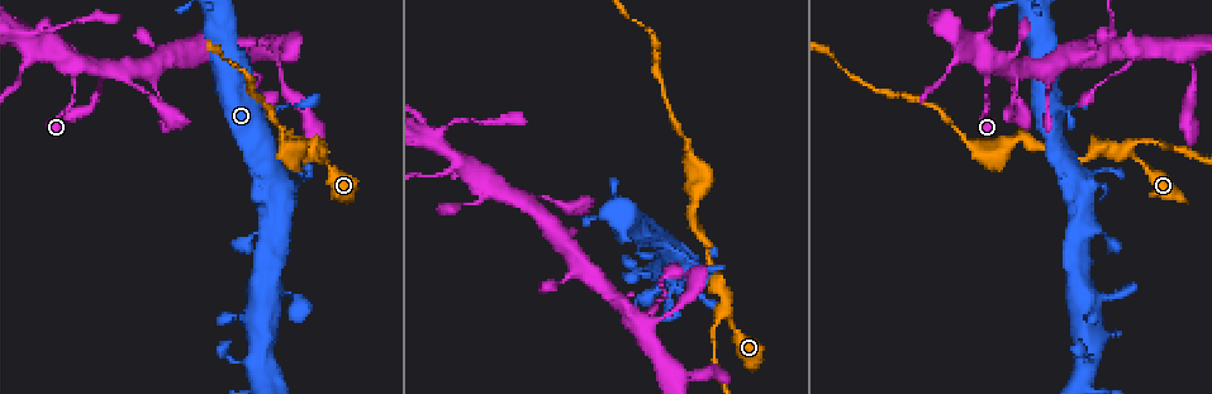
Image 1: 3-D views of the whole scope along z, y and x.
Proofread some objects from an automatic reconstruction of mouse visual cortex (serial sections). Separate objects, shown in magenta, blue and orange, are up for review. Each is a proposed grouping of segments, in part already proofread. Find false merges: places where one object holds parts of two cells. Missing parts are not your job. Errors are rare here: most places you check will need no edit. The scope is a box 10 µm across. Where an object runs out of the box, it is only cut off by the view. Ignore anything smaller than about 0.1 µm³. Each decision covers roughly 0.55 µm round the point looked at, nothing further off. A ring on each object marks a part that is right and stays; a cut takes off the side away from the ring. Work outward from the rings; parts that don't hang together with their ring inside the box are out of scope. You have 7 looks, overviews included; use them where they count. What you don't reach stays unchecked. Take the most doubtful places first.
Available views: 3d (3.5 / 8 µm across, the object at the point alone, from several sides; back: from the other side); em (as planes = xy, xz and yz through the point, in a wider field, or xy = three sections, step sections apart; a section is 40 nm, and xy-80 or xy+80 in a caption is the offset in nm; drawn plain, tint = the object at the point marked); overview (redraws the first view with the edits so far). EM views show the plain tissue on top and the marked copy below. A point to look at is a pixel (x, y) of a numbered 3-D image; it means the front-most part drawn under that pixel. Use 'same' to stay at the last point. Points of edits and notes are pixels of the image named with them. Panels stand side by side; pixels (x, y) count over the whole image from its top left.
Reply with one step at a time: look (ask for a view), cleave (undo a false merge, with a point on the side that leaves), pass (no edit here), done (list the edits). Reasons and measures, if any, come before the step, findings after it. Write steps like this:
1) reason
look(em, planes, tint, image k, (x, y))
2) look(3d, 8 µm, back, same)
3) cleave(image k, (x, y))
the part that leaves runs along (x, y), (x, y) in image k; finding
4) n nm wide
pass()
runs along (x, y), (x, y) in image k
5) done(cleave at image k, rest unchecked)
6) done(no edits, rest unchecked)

sharp bend
look(3d, 3.5 µm, image 1, (727, 310))

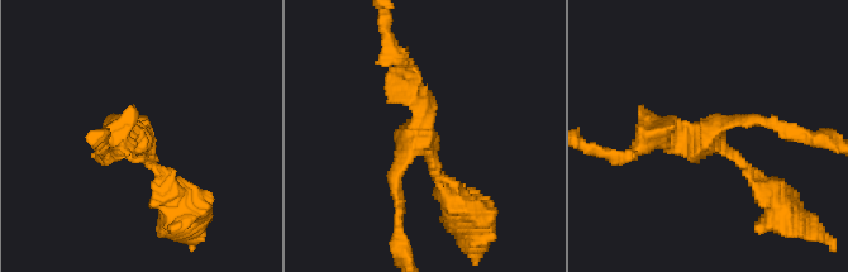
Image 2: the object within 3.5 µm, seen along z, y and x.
3 arms; arms of 150, 150, 300 nm; now the EM
look(em, xy, step 3, tint, image 2, (423, 142))

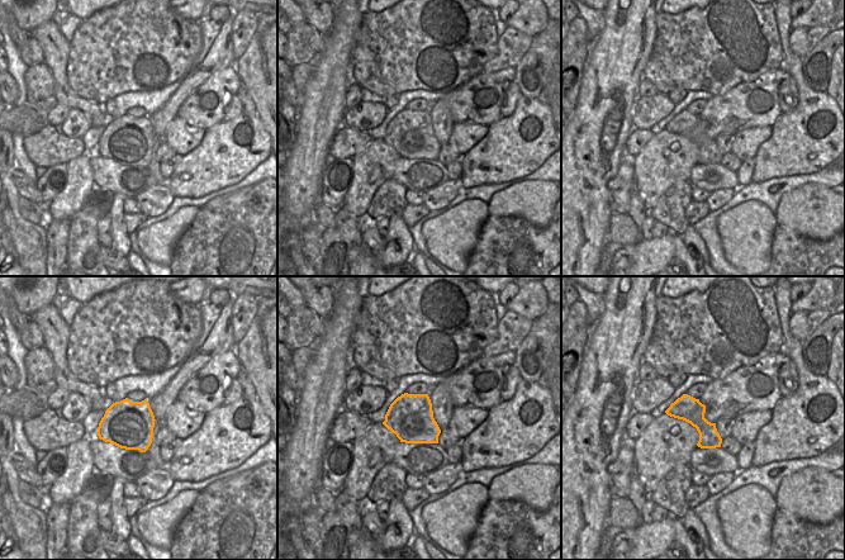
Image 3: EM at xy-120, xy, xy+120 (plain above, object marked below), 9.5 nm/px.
another direction
look(em, xy, step 1, tint, same)

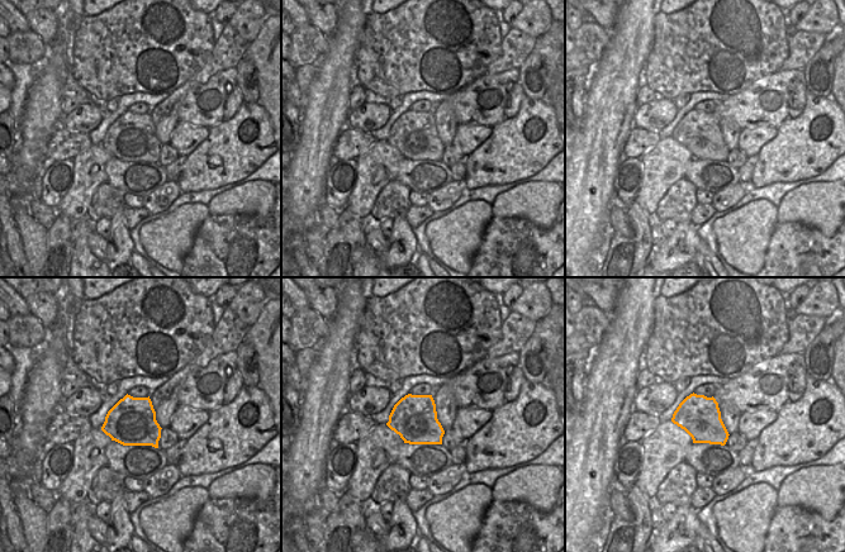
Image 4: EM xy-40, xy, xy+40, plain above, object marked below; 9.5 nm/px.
pass()
runs along (452, 195), (433, 172), (403, 66) in image 2; one cell here

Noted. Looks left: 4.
four arms meet
look(3d, 3.5 µm, image 1, (54, 42))

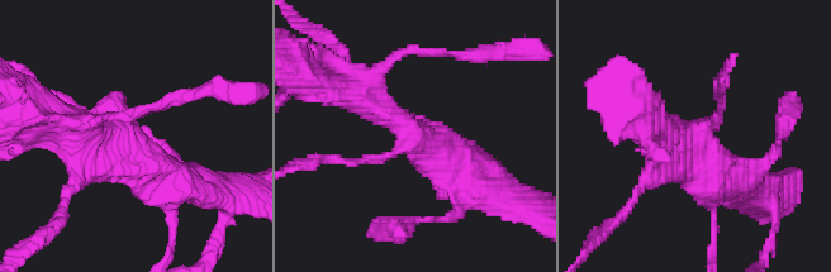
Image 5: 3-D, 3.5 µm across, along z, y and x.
need the tissue
look(em, planes, tint, image 5, (693, 136))

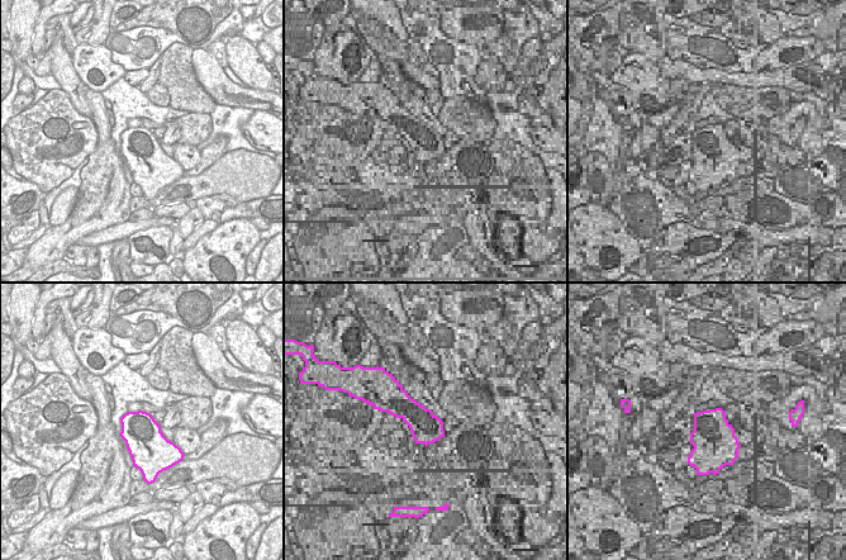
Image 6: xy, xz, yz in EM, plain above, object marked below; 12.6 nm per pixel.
pass()
runs along (169, 204), (122, 134), (56, 122) in image 5; one cell here

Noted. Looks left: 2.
thin neck
look(3d, 3.5 µm, image 1, (551, 202))

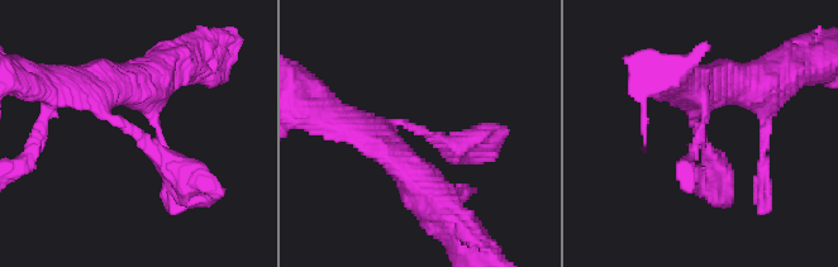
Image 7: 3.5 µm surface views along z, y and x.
look(em, xy, step 2, tint, image 7, (137, 137))

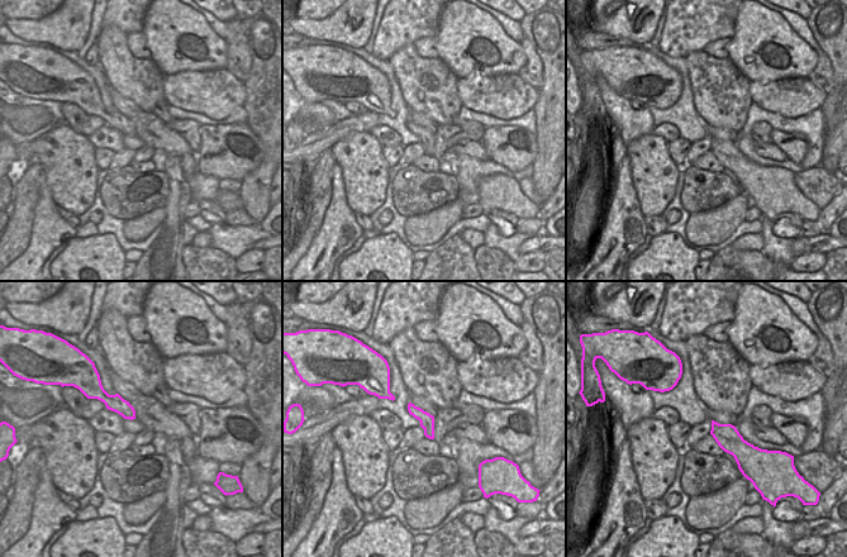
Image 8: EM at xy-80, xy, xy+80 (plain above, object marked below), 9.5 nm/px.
pass()
runs along (72, 89), (205, 185) in image 7; continuous, no second cell

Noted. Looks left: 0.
done(no edits, rest unchecked)

